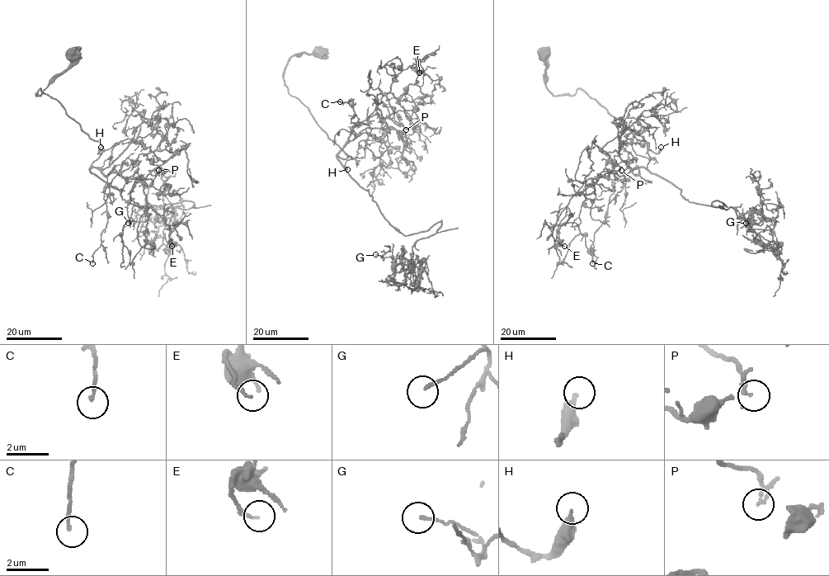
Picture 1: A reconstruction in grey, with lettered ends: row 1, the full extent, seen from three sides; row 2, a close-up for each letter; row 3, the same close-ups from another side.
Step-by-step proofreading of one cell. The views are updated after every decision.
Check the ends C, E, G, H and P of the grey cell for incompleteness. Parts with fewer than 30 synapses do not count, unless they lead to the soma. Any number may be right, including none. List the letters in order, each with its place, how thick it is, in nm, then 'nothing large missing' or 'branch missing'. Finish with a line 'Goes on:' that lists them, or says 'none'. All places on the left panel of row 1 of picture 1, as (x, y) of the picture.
C: (92, 263) | 150 nm | nothing large missing
E: (171, 246) | 130 nm | nothing large missing
G: (128, 223) | 140 nm | nothing large missing
H: (101, 147) | 320 nm | nothing large missing
P: (158, 170) | 110 nm | nothing large missing
Goes on: none

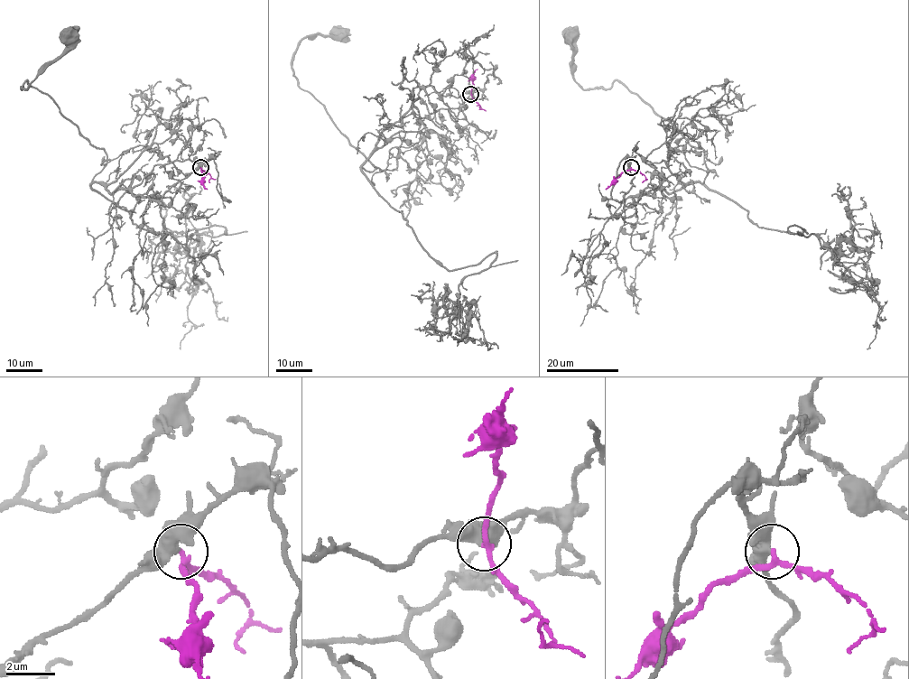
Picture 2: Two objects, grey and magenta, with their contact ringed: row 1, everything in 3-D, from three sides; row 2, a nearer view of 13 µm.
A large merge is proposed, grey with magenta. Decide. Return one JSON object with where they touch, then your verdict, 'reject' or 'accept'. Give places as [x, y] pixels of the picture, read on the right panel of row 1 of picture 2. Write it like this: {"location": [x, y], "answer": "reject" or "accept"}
{"location": [631, 167], "answer": "accept"}

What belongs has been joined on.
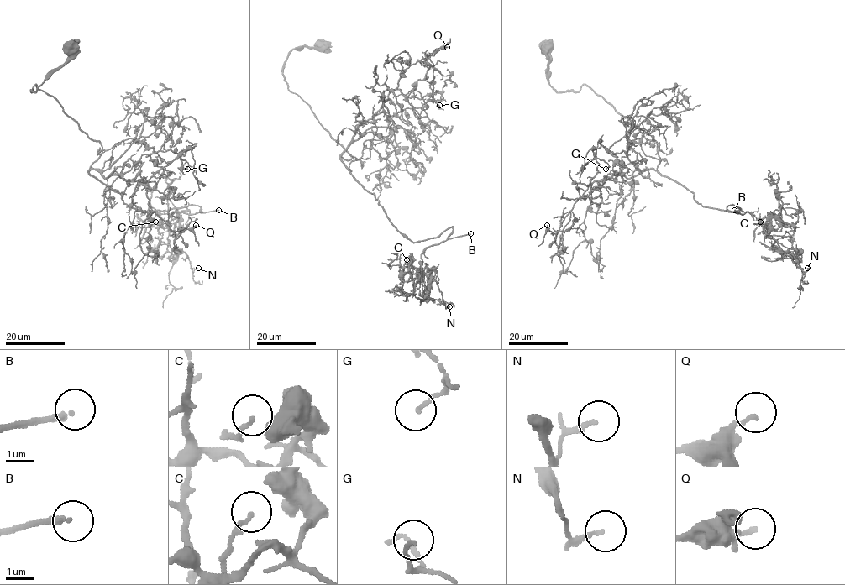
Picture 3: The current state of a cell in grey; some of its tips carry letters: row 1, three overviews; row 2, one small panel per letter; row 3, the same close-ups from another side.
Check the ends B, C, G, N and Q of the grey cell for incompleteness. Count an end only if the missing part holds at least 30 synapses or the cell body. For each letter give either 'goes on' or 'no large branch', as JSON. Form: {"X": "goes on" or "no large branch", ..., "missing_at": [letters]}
{"B": "goes on", "C": "no large branch", "G": "no large branch", "N": "no large branch", "Q": "no large branch", "missing_at": ["B"]}

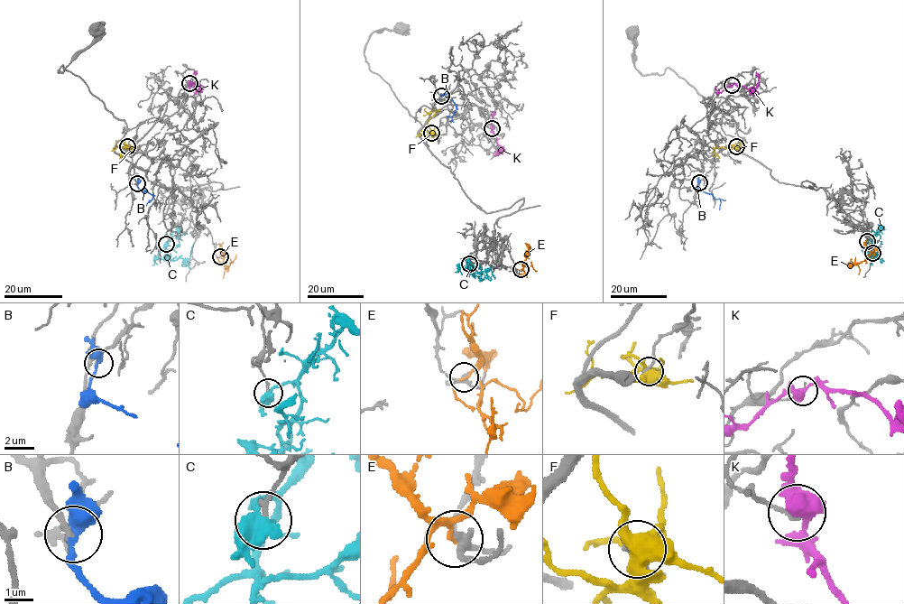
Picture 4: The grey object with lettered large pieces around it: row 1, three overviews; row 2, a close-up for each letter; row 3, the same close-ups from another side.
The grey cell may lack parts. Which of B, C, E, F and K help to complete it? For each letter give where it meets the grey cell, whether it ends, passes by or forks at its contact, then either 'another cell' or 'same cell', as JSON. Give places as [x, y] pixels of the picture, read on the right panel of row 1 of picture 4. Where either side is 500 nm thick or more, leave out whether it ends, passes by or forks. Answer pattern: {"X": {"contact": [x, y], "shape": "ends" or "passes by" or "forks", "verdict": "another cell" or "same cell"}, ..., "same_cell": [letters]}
{"B": {"contact": [699, 182], "shape": "passes by", "verdict": "same cell"}, "C": {"contact": [867, 241], "verdict": "another cell"}, "E": {"contact": [872, 253], "shape": "passes by", "verdict": "another cell"}, "F": {"contact": [736, 146], "verdict": "another cell"}, "K": {"contact": [732, 85], "verdict": "another cell"}, "same_cell": ["B"]}

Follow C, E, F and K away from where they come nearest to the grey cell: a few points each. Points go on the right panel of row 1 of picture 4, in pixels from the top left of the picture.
C: (867, 241), (872, 239), (870, 254), (875, 257), (873, 255), (880, 248), (880, 241)
E: (872, 253), (859, 263), (848, 264), (850, 263)
F: (736, 146), (714, 148), (715, 154), (712, 155)
K: (732, 86), (754, 88), (759, 81), (756, 73)

